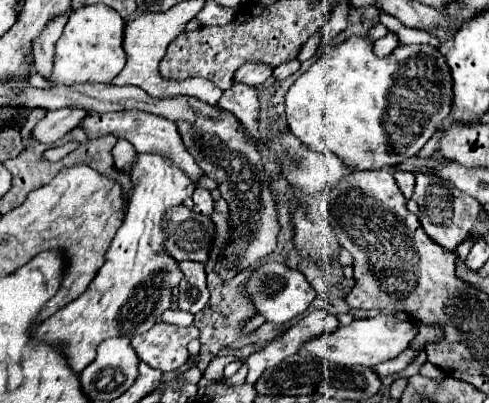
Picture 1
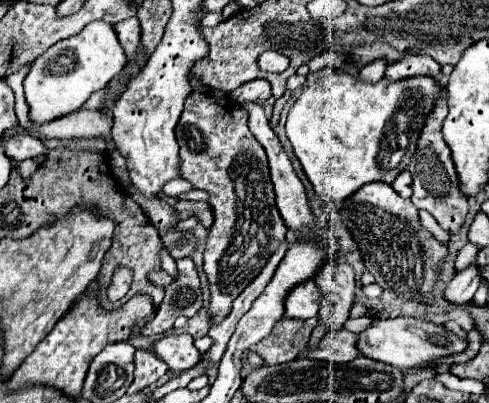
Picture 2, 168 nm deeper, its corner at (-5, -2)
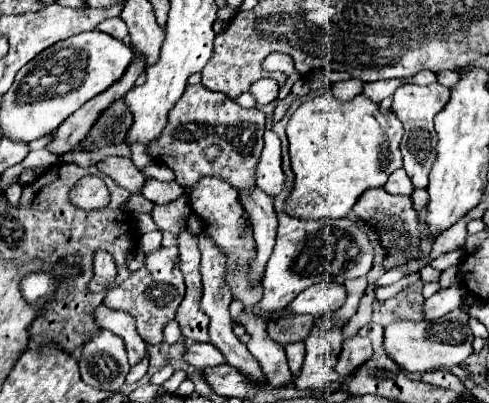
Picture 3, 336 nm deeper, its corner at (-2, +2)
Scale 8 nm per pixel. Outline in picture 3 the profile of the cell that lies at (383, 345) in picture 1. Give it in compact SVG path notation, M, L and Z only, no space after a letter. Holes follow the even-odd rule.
M463 296L461 306L443 316L443 320L397 320L385 328L385 352L395 360L401 368L407 372L429 372L439 368L451 368L455 364L461 364L465 358L473 352L473 334L469 330L469 314L463 312L463 306L467 304L467 296Z

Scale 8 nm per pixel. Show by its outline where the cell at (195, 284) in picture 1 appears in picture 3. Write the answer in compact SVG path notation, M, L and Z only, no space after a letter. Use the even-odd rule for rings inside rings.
M159 248L145 256L145 266L133 272L123 284L111 288L107 292L107 306L115 310L129 312L137 322L137 332L147 344L163 342L163 328L169 320L173 320L177 306L185 296L183 274L179 270L179 254L177 248Z

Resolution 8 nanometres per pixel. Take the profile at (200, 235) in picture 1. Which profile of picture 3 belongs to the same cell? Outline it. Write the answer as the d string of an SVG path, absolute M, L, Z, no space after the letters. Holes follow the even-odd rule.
M105 158L103 162L97 164L97 168L101 172L105 172L107 176L111 176L119 186L127 188L131 194L137 194L143 186L143 176L141 172L133 166L133 162L129 158Z

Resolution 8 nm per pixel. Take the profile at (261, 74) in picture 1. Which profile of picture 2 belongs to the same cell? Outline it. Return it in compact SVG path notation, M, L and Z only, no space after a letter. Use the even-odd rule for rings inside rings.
M250 80L250 82L242 84L240 88L236 88L230 96L236 102L246 102L246 100L262 102L262 100L270 98L270 84L268 84L268 80Z

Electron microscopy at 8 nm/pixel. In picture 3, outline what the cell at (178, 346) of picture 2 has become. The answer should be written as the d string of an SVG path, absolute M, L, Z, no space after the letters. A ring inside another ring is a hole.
M195 342L191 348L187 348L185 352L185 360L197 368L203 366L219 366L225 364L225 356L221 354L221 350L217 350L211 342Z

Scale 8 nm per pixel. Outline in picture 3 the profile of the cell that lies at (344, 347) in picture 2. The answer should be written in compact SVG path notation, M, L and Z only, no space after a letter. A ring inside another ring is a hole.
M349 338L343 342L343 350L339 356L339 364L337 364L337 372L341 378L351 376L367 358L373 356L373 346L369 338Z

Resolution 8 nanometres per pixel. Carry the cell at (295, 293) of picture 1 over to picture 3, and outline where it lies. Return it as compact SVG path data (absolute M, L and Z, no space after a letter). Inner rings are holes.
M323 280L319 284L313 284L311 288L303 290L287 306L287 310L291 314L311 314L313 318L321 318L323 314L339 310L345 304L345 298L347 298L347 292L345 292L343 284Z

